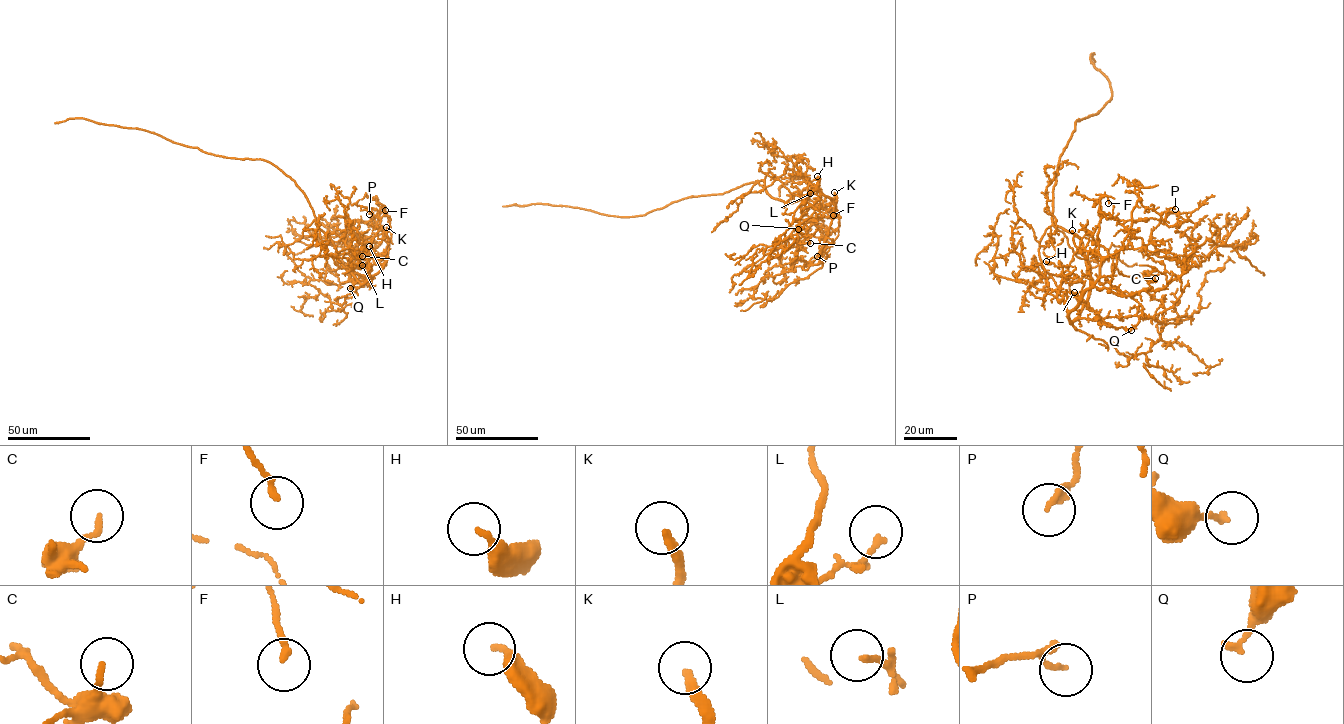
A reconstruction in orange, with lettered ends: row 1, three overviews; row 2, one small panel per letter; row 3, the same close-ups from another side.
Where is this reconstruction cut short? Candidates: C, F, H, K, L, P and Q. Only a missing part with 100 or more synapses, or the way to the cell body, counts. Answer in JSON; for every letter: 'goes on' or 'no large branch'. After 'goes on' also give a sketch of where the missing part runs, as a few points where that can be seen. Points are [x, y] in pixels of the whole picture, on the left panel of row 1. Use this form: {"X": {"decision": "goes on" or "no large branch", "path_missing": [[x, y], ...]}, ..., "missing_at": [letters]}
{"C": {"decision": "no large branch"}, "F": {"decision": "no large branch"}, "H": {"decision": "no large branch"}, "K": {"decision": "goes on", "path_missing": [[386, 227], [370, 212], [353, 221], [318, 220], [305, 207], [302, 202], [304, 198]]}, "L": {"decision": "no large branch"}, "P": {"decision": "no large branch"}, "Q": {"decision": "no large branch"}, "missing_at": ["K"]}

